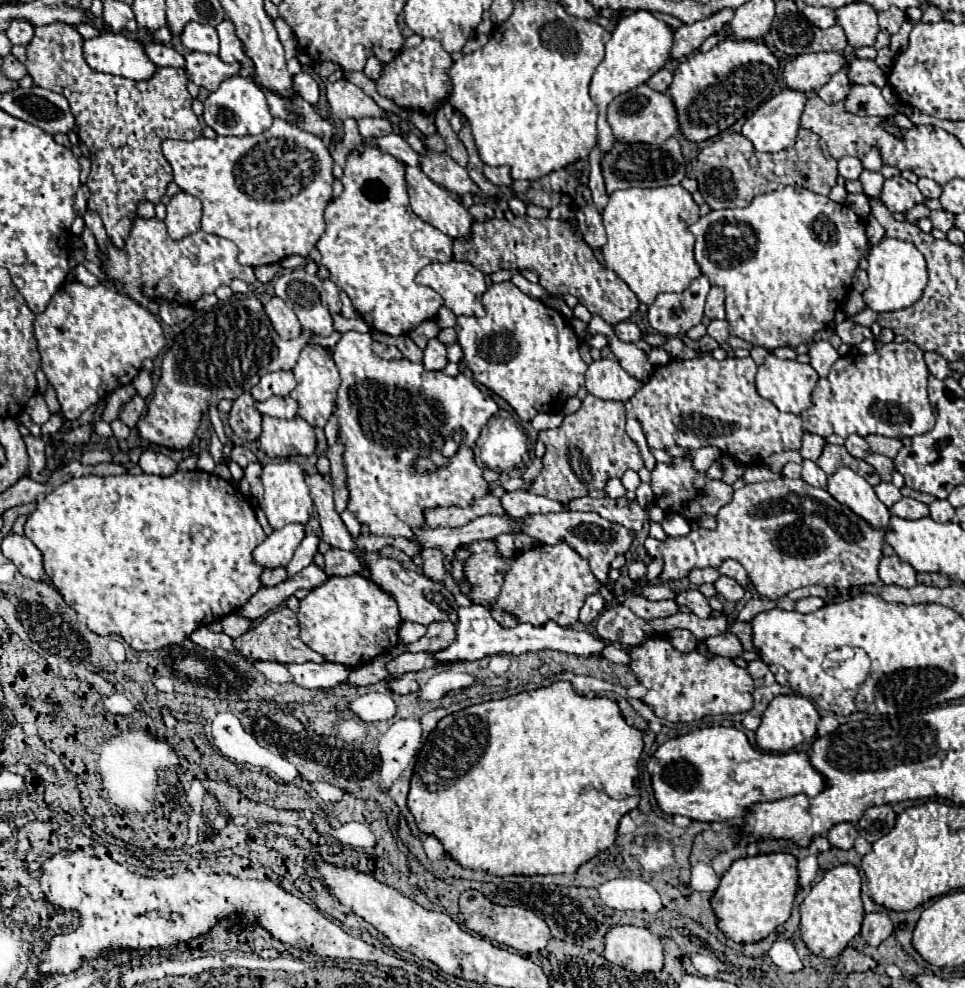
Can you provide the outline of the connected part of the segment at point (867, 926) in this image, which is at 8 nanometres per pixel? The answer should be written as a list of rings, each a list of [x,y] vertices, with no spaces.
[[[869,913],[861,925],[861,937],[867,945],[879,945],[893,933],[893,923],[885,913]]]

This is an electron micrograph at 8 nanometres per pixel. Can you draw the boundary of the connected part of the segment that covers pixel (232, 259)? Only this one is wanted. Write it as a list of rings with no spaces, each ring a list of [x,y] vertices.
[[[135,219],[135,225],[131,229],[131,235],[125,243],[125,249],[117,249],[115,245],[107,245],[105,255],[99,253],[99,257],[103,259],[103,271],[109,275],[109,279],[117,281],[117,291],[127,293],[133,301],[137,301],[141,307],[149,309],[151,313],[157,313],[157,299],[167,301],[169,305],[177,307],[177,305],[191,305],[195,303],[201,295],[205,293],[215,293],[217,287],[221,285],[229,285],[233,279],[241,279],[249,285],[253,285],[255,273],[251,267],[243,267],[237,261],[237,247],[233,241],[217,237],[217,235],[209,235],[205,231],[197,231],[181,241],[173,241],[167,235],[165,223],[159,219]]]

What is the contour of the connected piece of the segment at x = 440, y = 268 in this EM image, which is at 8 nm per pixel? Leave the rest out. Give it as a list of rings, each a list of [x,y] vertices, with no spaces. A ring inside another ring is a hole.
[[[455,259],[449,263],[429,263],[417,275],[417,283],[435,289],[443,297],[445,307],[455,315],[485,315],[481,305],[481,295],[487,291],[485,275],[471,263]]]

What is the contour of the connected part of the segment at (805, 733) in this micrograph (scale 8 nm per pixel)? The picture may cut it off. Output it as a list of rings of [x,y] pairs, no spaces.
[[[779,695],[769,703],[765,713],[761,715],[761,725],[755,731],[757,745],[763,751],[787,753],[793,747],[801,745],[805,739],[813,739],[817,735],[817,725],[819,725],[819,713],[809,699],[801,695]]]

